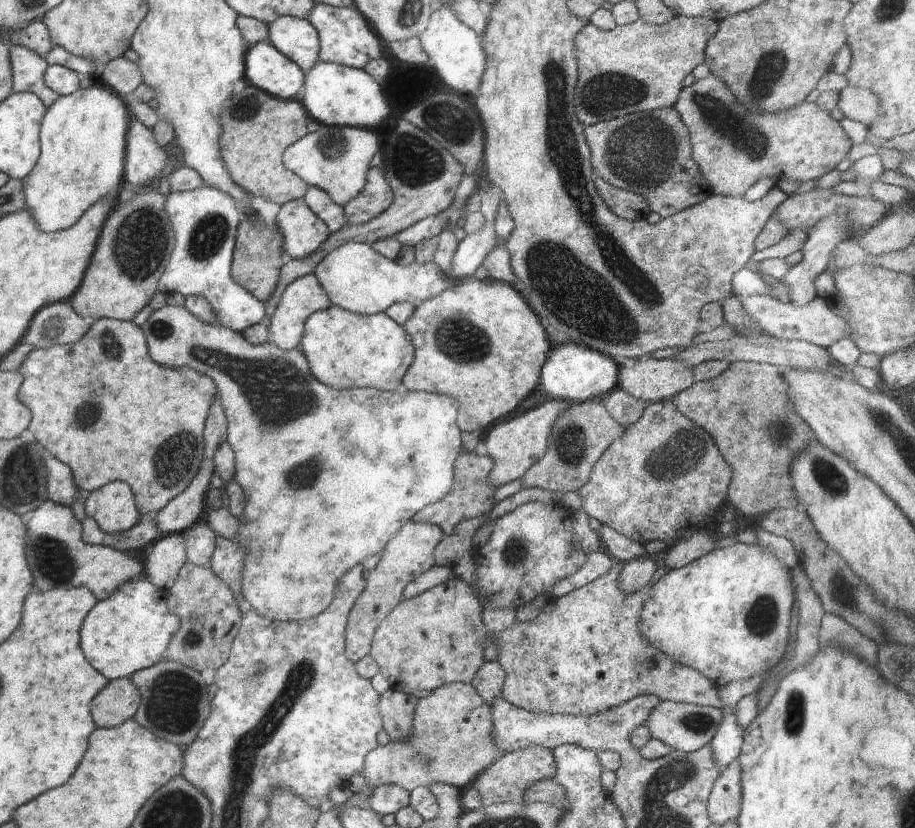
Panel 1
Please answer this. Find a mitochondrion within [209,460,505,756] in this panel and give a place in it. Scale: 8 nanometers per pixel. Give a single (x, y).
(258, 670)

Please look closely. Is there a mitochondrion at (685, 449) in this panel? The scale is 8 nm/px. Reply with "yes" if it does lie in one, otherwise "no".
yes

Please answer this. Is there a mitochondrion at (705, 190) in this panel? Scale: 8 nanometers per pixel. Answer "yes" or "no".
no

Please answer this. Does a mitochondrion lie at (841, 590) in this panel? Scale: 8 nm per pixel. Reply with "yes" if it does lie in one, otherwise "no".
yes

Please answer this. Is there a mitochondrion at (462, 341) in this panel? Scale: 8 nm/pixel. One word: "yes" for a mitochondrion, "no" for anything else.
yes

